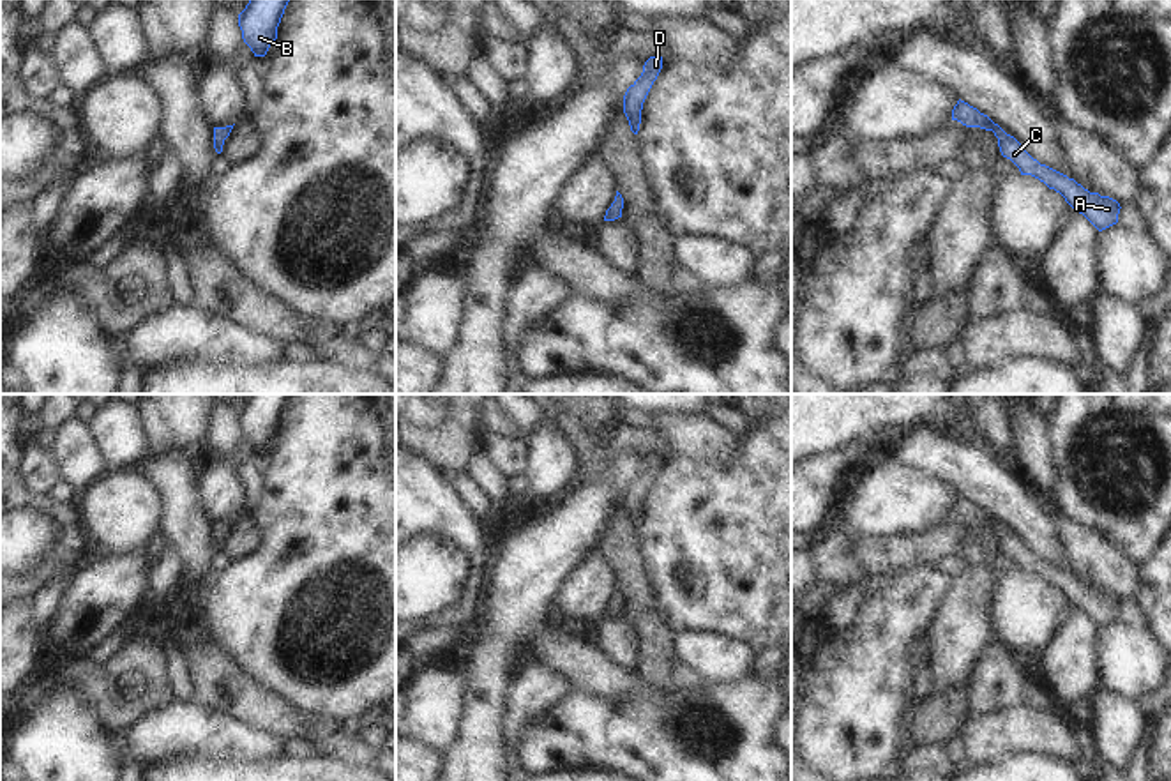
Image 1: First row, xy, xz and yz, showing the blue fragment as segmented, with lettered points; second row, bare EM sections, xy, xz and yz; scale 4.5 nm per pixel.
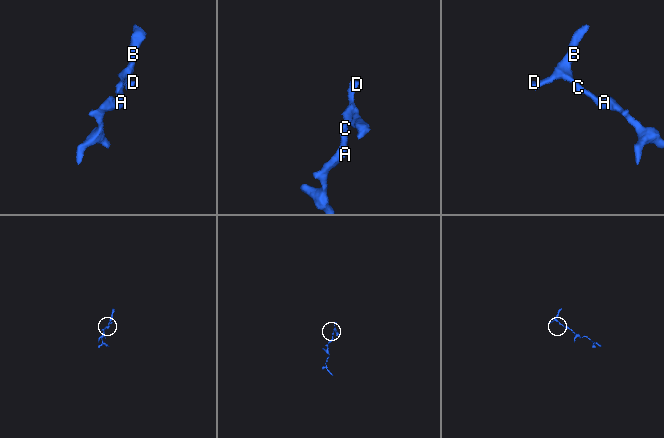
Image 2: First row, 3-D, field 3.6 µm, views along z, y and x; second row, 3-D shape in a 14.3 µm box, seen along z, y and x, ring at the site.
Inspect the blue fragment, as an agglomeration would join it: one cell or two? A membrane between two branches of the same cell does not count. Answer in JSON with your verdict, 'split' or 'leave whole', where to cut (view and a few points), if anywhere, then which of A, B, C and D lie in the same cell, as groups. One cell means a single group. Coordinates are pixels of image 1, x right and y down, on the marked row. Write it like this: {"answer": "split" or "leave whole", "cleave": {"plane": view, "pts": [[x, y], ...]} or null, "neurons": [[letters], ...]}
{"answer": "leave whole", "cleave": null, "neurons": [["A", "B", "C", "D"]]}

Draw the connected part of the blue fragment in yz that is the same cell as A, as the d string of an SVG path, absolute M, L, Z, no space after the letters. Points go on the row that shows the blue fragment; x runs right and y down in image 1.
M959 99L952 110L952 120L957 120L966 127L993 131L998 138L1001 155L1010 159L1019 168L1021 175L1031 175L1044 182L1049 189L1060 193L1065 201L1074 210L1083 214L1099 231L1118 223L1122 207L1116 200L1100 196L1099 193L1090 193L1074 178L1069 178L1056 170L1040 164L1024 150L1024 147L1014 136L1007 134L998 124L994 124L977 108Z

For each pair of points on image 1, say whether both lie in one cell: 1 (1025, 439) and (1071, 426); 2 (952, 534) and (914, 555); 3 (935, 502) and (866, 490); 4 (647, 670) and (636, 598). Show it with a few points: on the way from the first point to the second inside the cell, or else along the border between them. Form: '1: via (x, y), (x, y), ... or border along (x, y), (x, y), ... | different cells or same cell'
1: border along (1046, 421), (1057, 472) | different cells
2: via (944, 539), (922, 546) | same cell
3: via (917, 500), (883, 500) | same cell
4: via (649, 652), (649, 622), (643, 615) | same cell

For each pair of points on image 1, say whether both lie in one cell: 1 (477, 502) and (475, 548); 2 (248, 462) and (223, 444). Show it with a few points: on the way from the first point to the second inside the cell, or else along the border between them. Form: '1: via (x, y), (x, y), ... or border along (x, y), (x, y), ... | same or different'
1: border along (451, 483), (461, 500), (479, 518) | different
2: border along (242, 435), (234, 453), (237, 462), (234, 469) | different

